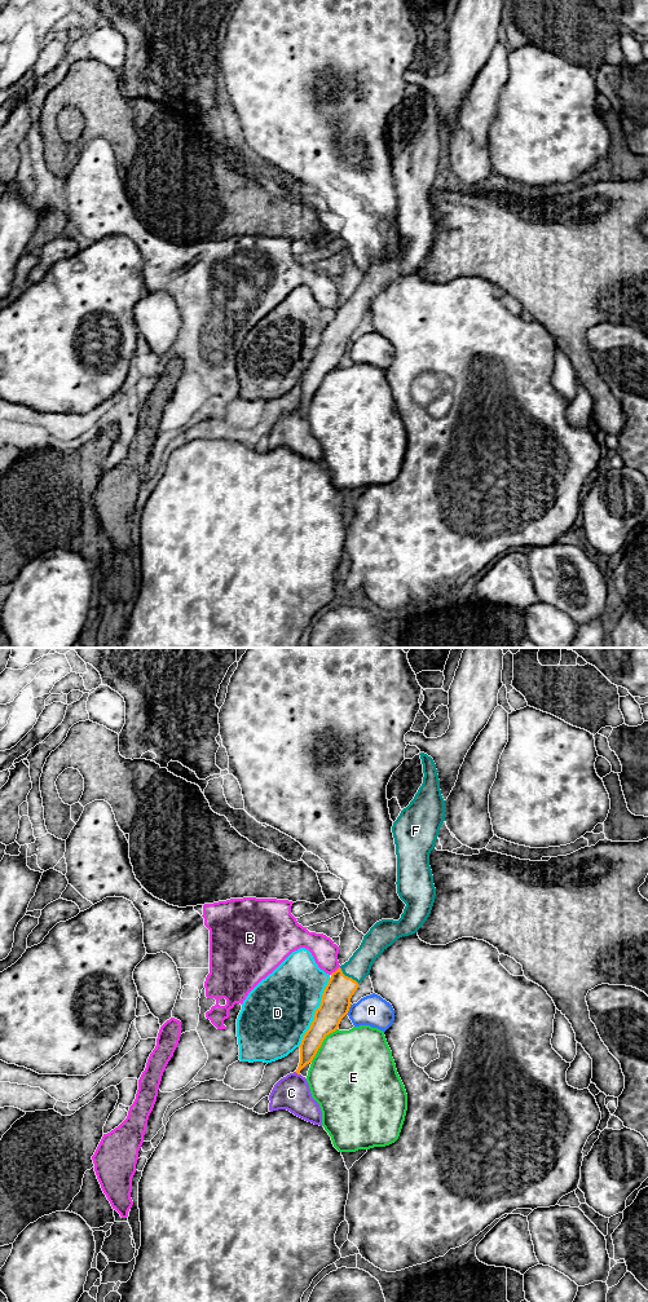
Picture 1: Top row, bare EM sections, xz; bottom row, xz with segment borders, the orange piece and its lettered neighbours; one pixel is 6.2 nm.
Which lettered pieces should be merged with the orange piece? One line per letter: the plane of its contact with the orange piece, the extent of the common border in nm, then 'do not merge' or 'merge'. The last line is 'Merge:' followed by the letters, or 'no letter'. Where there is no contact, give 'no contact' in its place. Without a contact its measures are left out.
A: xz | 80 nm | do not merge
B: xz | 80 nm | do not merge
C: xz | 40 nm | do not merge
D: xz | 480 nm | do not merge
E: xz | 280 nm | do not merge
F: xz | 160 nm | merge
Merge: F

